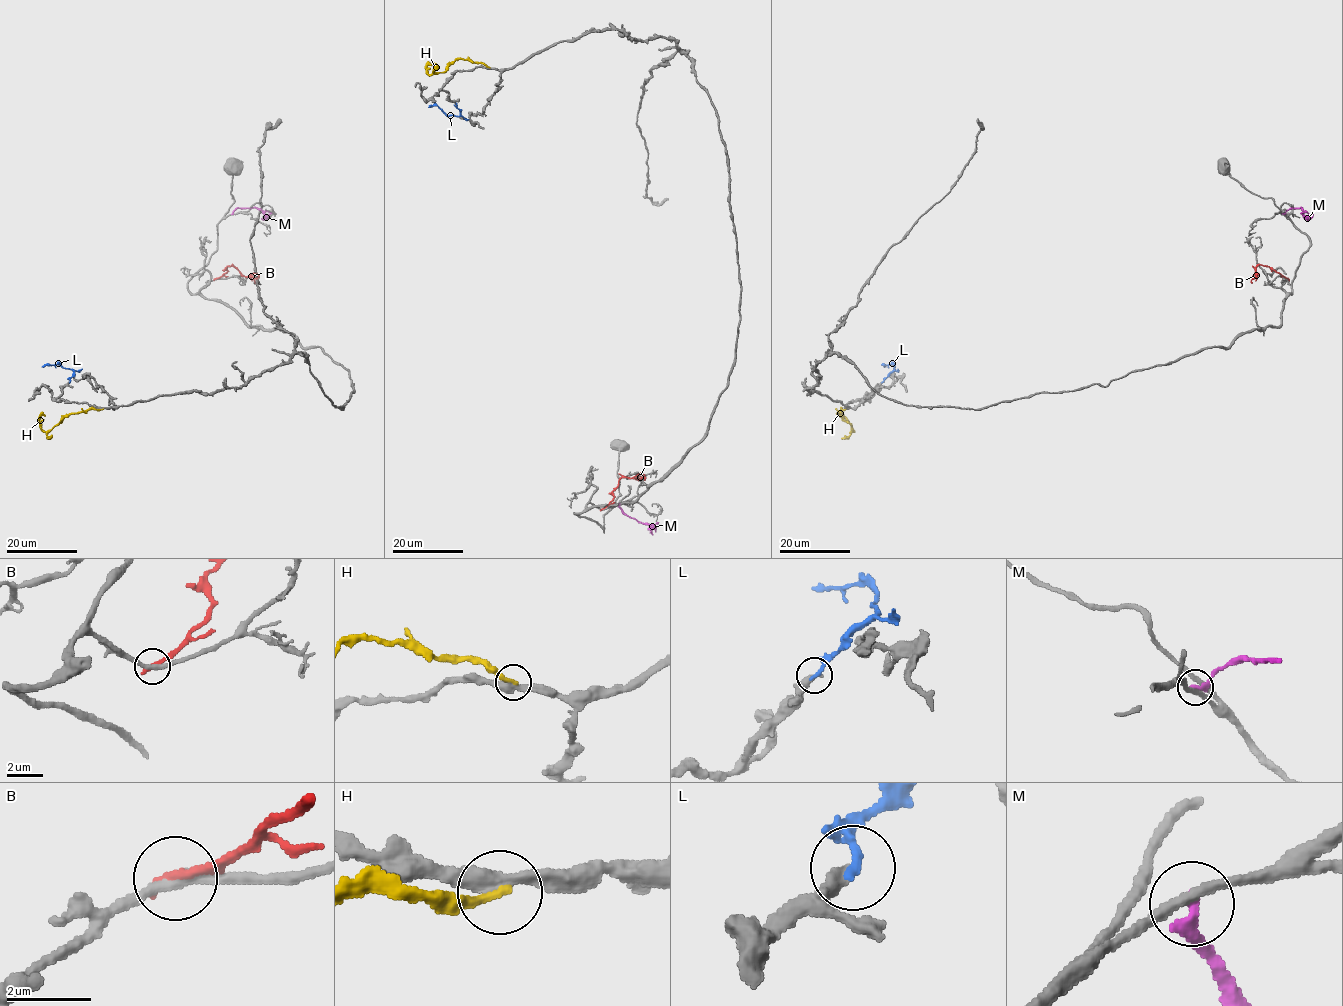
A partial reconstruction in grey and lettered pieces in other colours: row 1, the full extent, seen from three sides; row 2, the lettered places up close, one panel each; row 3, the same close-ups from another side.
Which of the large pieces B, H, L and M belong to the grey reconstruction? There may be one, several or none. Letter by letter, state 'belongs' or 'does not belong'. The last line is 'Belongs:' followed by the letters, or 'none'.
B: does not belong
H: belongs
L: does not belong
M: does not belong
Belongs: H

